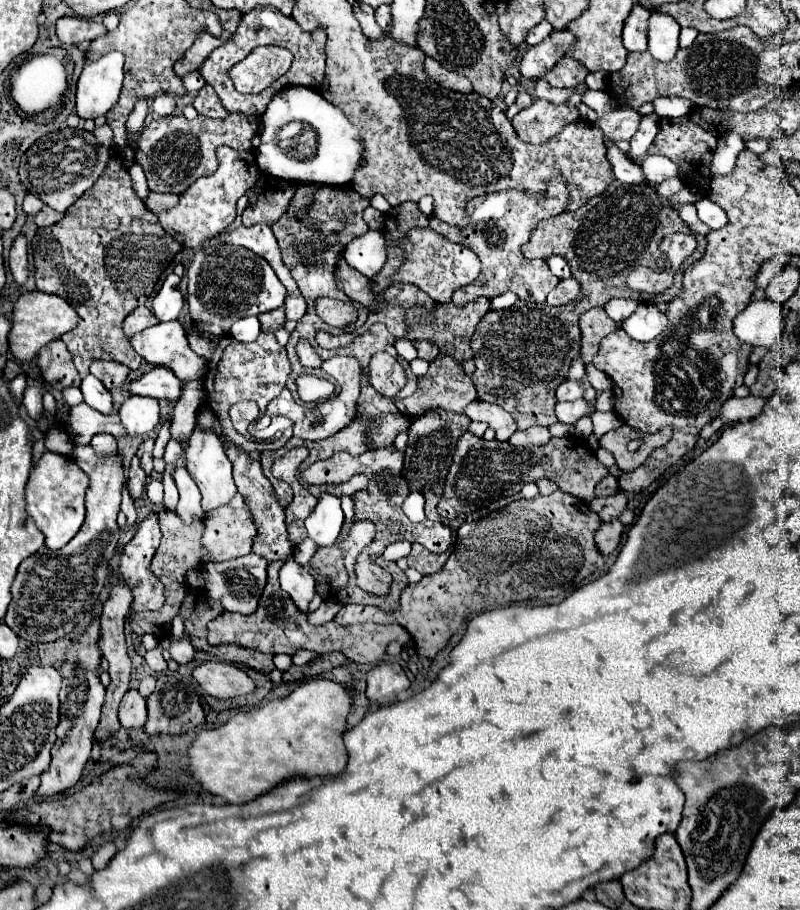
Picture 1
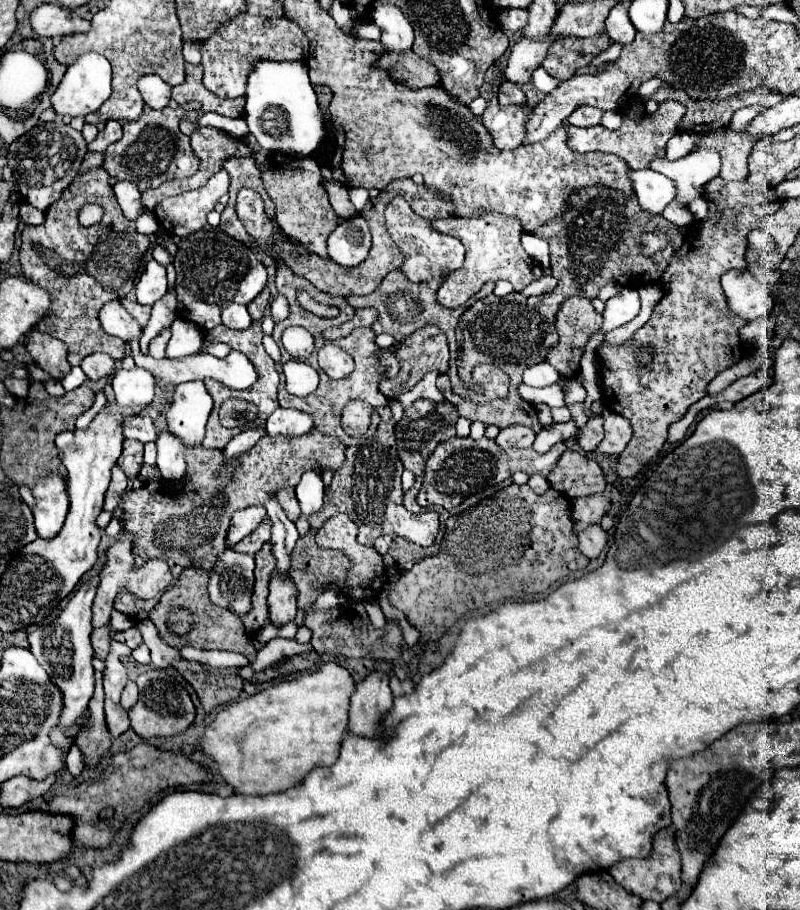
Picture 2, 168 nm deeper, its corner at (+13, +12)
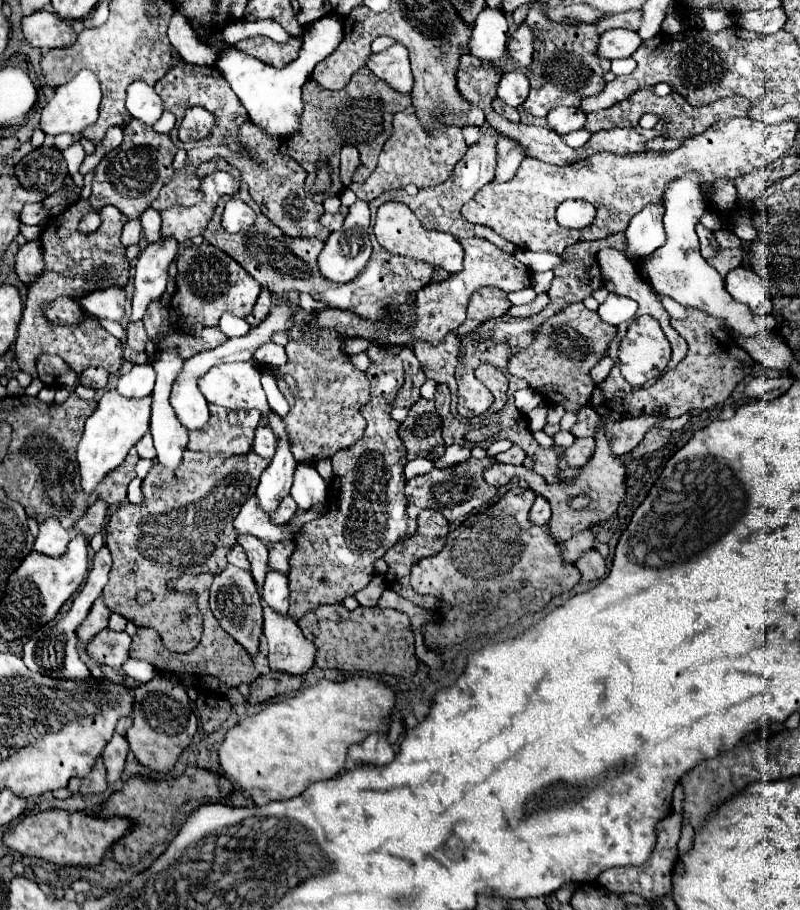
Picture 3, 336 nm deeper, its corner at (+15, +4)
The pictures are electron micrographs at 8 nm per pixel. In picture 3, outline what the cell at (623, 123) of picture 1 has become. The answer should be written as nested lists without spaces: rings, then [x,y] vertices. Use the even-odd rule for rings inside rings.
[[[557,107],[547,115],[547,121],[549,121],[551,129],[565,135],[565,133],[583,129],[587,115],[581,109],[575,109],[575,107]]]

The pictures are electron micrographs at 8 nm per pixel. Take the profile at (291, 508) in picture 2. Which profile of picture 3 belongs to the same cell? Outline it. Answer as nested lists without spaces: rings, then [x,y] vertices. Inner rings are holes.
[[[285,497],[277,509],[277,513],[273,513],[273,523],[275,525],[285,525],[297,511],[297,505],[291,497]]]

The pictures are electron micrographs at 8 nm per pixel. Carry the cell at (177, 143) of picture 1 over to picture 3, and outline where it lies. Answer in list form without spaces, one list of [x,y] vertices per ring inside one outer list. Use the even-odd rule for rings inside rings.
[[[137,119],[125,125],[123,133],[125,133],[123,143],[111,153],[107,153],[95,167],[93,191],[89,203],[93,209],[113,205],[129,217],[141,217],[141,213],[149,207],[149,203],[159,195],[159,189],[171,181],[173,177],[171,161],[177,153],[177,147],[173,145],[169,135],[157,133],[153,131],[151,125],[145,125]]]

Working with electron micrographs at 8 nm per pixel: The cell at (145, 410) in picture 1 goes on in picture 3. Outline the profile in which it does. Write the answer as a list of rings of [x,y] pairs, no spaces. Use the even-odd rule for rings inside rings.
[[[135,365],[129,373],[121,375],[117,381],[117,393],[127,399],[141,399],[151,395],[155,385],[155,369],[145,365]]]

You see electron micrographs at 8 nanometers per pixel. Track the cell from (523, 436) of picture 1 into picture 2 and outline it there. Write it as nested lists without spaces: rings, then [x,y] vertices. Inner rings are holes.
[[[513,425],[513,427],[501,429],[501,433],[499,433],[499,437],[495,441],[497,441],[497,445],[501,449],[509,449],[509,447],[527,449],[535,441],[535,433],[525,425]]]

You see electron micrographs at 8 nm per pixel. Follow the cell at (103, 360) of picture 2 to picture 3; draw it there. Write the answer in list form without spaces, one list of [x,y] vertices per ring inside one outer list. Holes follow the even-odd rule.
[[[89,367],[79,377],[81,385],[91,389],[103,389],[107,385],[107,379],[109,379],[109,373],[103,367]]]

